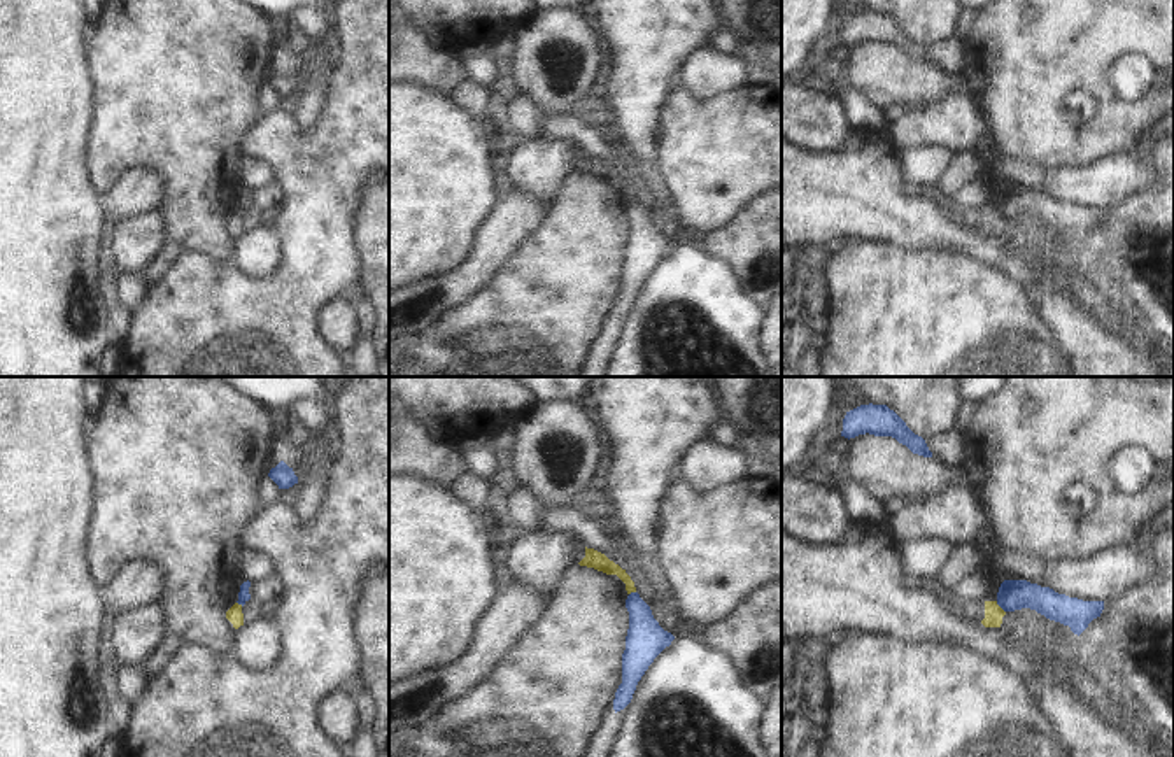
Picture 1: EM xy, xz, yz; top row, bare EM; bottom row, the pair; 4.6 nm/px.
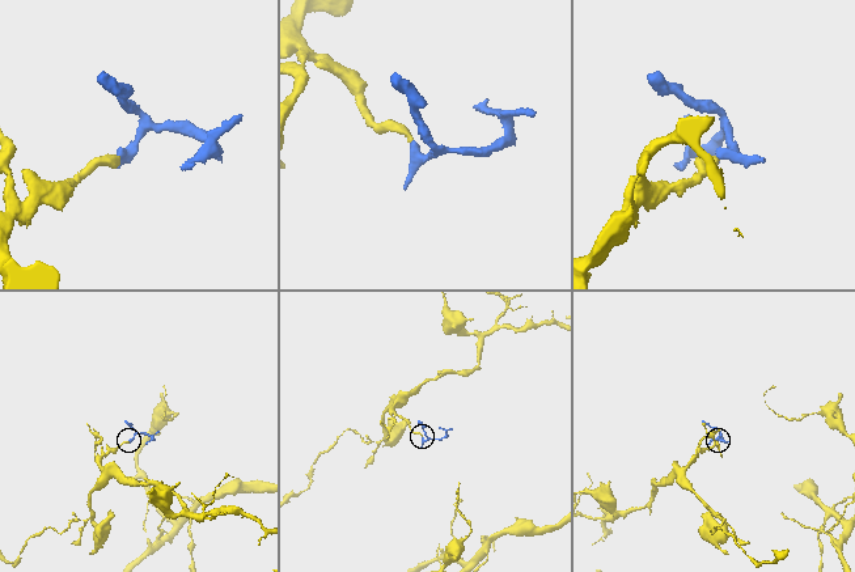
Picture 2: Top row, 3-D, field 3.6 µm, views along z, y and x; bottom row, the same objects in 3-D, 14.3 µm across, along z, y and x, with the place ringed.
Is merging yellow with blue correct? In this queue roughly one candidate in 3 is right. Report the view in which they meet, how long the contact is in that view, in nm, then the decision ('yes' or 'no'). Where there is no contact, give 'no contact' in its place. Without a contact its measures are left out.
yz | 70 nm | no

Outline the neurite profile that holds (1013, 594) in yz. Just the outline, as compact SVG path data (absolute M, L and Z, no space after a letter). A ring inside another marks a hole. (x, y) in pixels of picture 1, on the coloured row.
M1004 580L997 592L997 605L1004 612L1022 608L1036 610L1050 620L1069 626L1078 636L1093 619L1100 617L1104 610L1104 601L1069 598L1027 580Z

